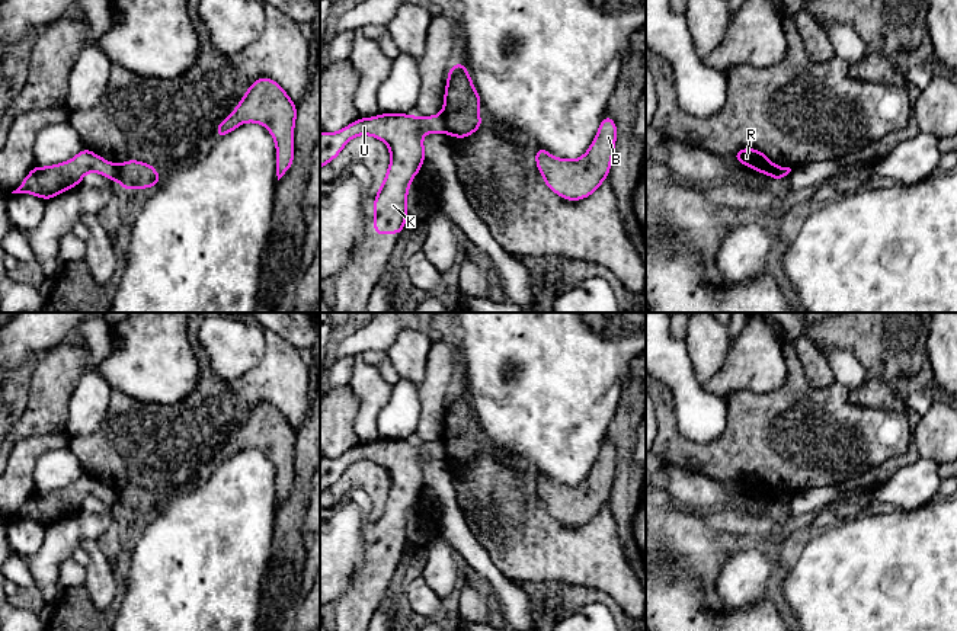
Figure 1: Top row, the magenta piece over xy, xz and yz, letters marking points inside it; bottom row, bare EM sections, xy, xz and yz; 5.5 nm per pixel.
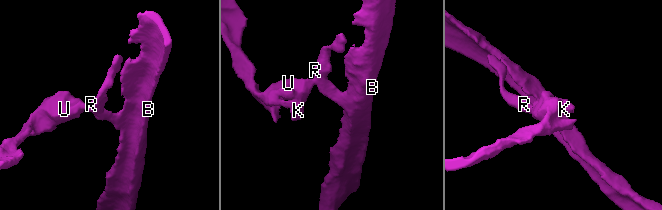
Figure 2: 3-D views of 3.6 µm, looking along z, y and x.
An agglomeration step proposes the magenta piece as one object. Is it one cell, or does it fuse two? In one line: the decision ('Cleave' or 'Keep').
Cleave

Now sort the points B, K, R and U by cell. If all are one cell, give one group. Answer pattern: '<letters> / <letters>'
B R / K U

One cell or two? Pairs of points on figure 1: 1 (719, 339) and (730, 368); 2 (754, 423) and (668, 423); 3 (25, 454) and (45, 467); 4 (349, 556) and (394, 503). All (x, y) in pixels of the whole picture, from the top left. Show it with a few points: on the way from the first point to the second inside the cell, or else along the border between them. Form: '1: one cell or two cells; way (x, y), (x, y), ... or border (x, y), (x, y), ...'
1: two cells; border (726, 352), (722, 365), (707, 380)
2: one cell; way (730, 447), (725, 452), (688, 452), (682, 447)
3: two cells; border (66, 447), (54, 447), (38, 455), (34, 489)
4: two cells; border (365, 516), (362, 524), (365, 564), (355, 572)

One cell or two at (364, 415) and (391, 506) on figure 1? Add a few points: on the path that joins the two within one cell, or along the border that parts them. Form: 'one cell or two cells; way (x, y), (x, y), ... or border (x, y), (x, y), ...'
two cells; border (381, 438), (361, 444)

